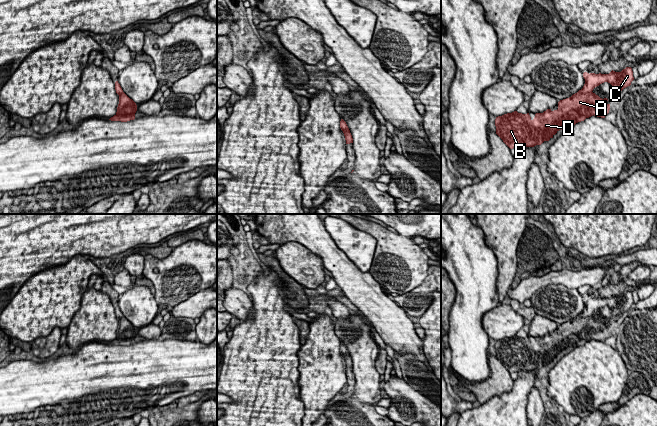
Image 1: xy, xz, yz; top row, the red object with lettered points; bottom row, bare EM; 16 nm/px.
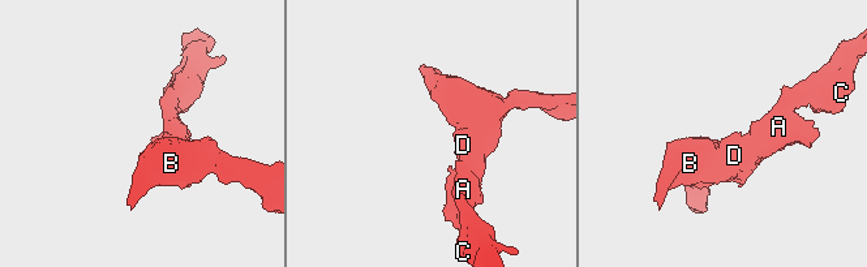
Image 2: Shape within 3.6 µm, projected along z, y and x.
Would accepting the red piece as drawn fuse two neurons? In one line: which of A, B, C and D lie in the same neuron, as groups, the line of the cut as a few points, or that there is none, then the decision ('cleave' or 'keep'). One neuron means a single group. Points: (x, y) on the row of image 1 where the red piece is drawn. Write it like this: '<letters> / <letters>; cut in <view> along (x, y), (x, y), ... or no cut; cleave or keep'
A B C D; no cut; keep

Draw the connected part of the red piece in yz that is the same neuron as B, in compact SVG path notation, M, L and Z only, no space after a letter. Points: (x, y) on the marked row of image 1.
M631 67L621 72L611 71L609 74L583 73L585 84L581 90L571 97L560 100L558 109L547 109L536 113L532 120L529 113L514 111L495 119L496 134L510 148L519 146L534 147L549 141L561 129L570 128L591 116L605 118L609 113L610 104L607 98L600 98L593 89L604 82L612 85L613 91L621 92L634 80Z

